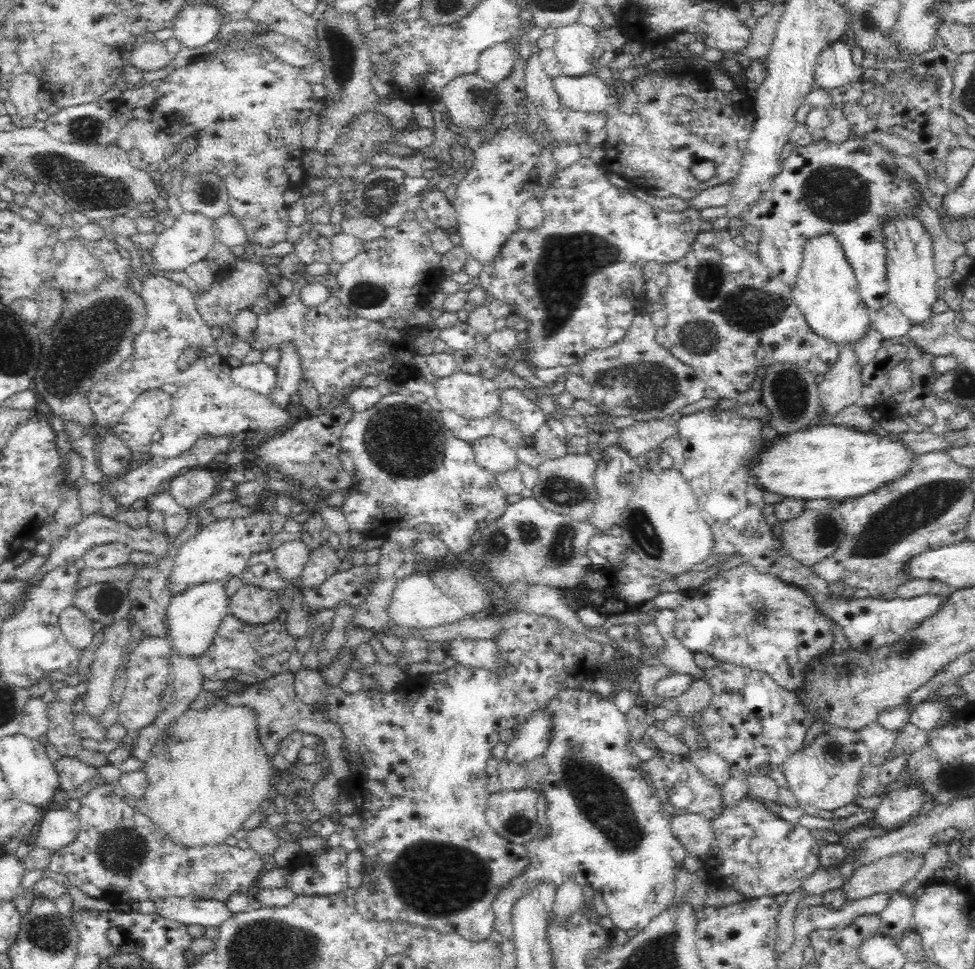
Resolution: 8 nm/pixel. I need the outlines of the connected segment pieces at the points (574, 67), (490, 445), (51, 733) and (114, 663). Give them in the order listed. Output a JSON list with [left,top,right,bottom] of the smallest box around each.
[[554,23,600,77],[472,434,518,475],[45,699,83,757],[84,614,136,719]]

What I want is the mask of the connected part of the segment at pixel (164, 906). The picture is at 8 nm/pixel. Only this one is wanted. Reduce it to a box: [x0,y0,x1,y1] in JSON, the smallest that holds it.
[152,897,232,929]

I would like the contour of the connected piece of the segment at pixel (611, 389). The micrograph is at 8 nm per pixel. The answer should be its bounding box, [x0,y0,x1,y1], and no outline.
[574,312,705,421]

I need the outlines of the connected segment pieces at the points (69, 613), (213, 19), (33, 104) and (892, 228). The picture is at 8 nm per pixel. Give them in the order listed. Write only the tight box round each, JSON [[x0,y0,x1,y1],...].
[[58,605,94,649],[173,3,223,48],[5,72,42,127],[882,215,939,325]]

